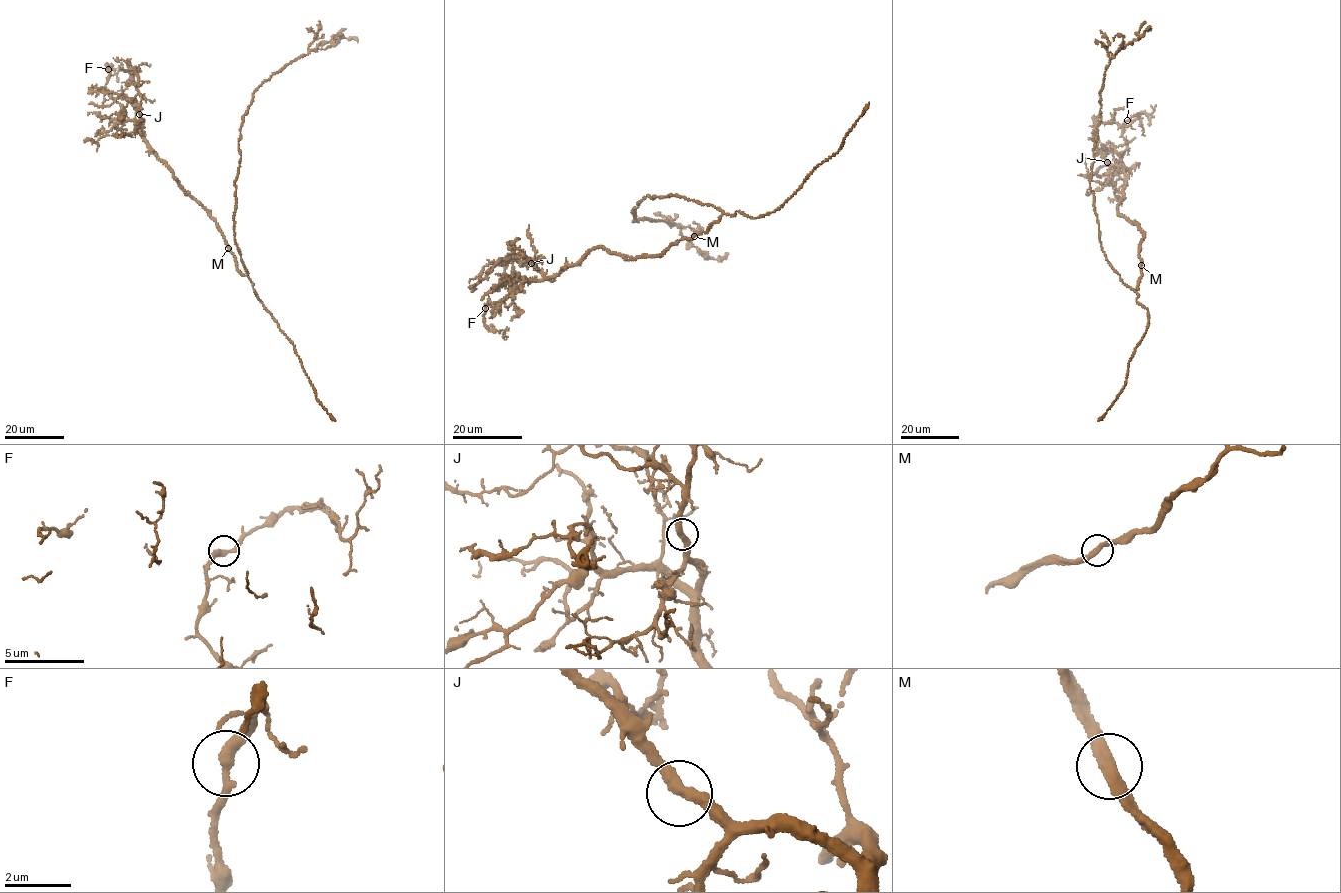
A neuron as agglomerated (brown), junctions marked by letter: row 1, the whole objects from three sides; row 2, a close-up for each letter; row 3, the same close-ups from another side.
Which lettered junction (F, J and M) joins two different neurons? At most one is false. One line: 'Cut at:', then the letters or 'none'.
Cut at: none

